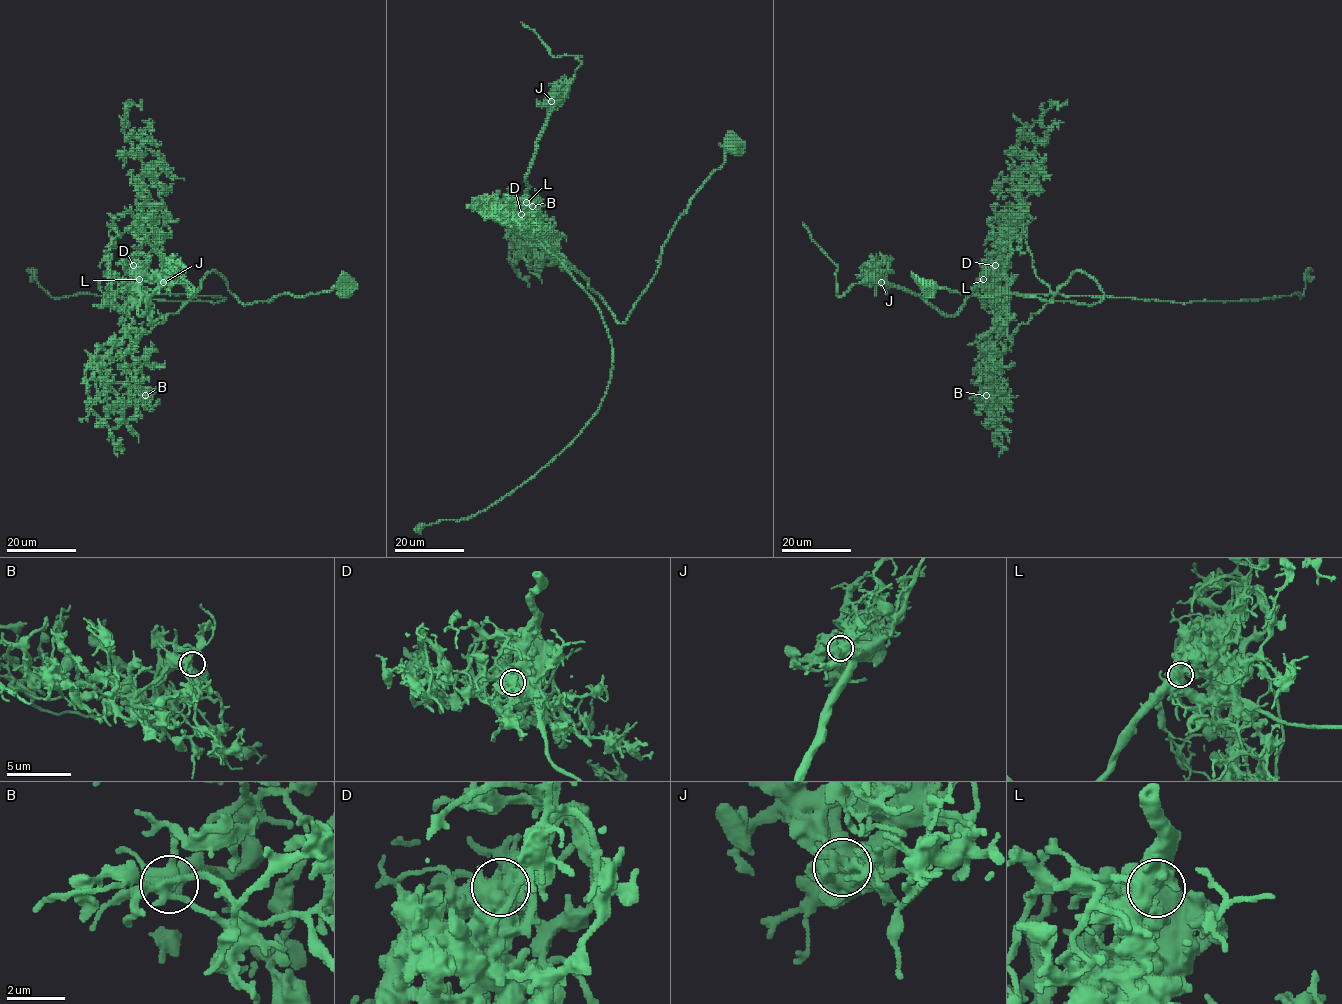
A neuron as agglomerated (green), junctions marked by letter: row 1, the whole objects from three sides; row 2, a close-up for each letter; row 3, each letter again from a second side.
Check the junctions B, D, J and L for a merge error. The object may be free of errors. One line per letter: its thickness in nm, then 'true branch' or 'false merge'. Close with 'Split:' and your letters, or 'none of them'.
B: 360 nm thick; true branch
D: 750 nm thick; false merge
J: 700 nm thick; true branch
L: 650 nm thick; true branch
Split: D

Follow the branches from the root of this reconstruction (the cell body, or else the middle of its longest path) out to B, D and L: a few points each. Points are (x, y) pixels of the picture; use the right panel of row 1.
B: (927, 288), (1086, 305), (1104, 292), (1085, 273), (1073, 272), (1014, 331), (986, 395)
D: (927, 288), (1086, 305), (1097, 303), (1104, 294), (1094, 279), (1076, 271), (1010, 340), (995, 265)
L: (927, 288), (1086, 305), (1097, 303), (1104, 294), (1094, 279), (1076, 271), (1010, 340), (998, 289), (983, 279)

